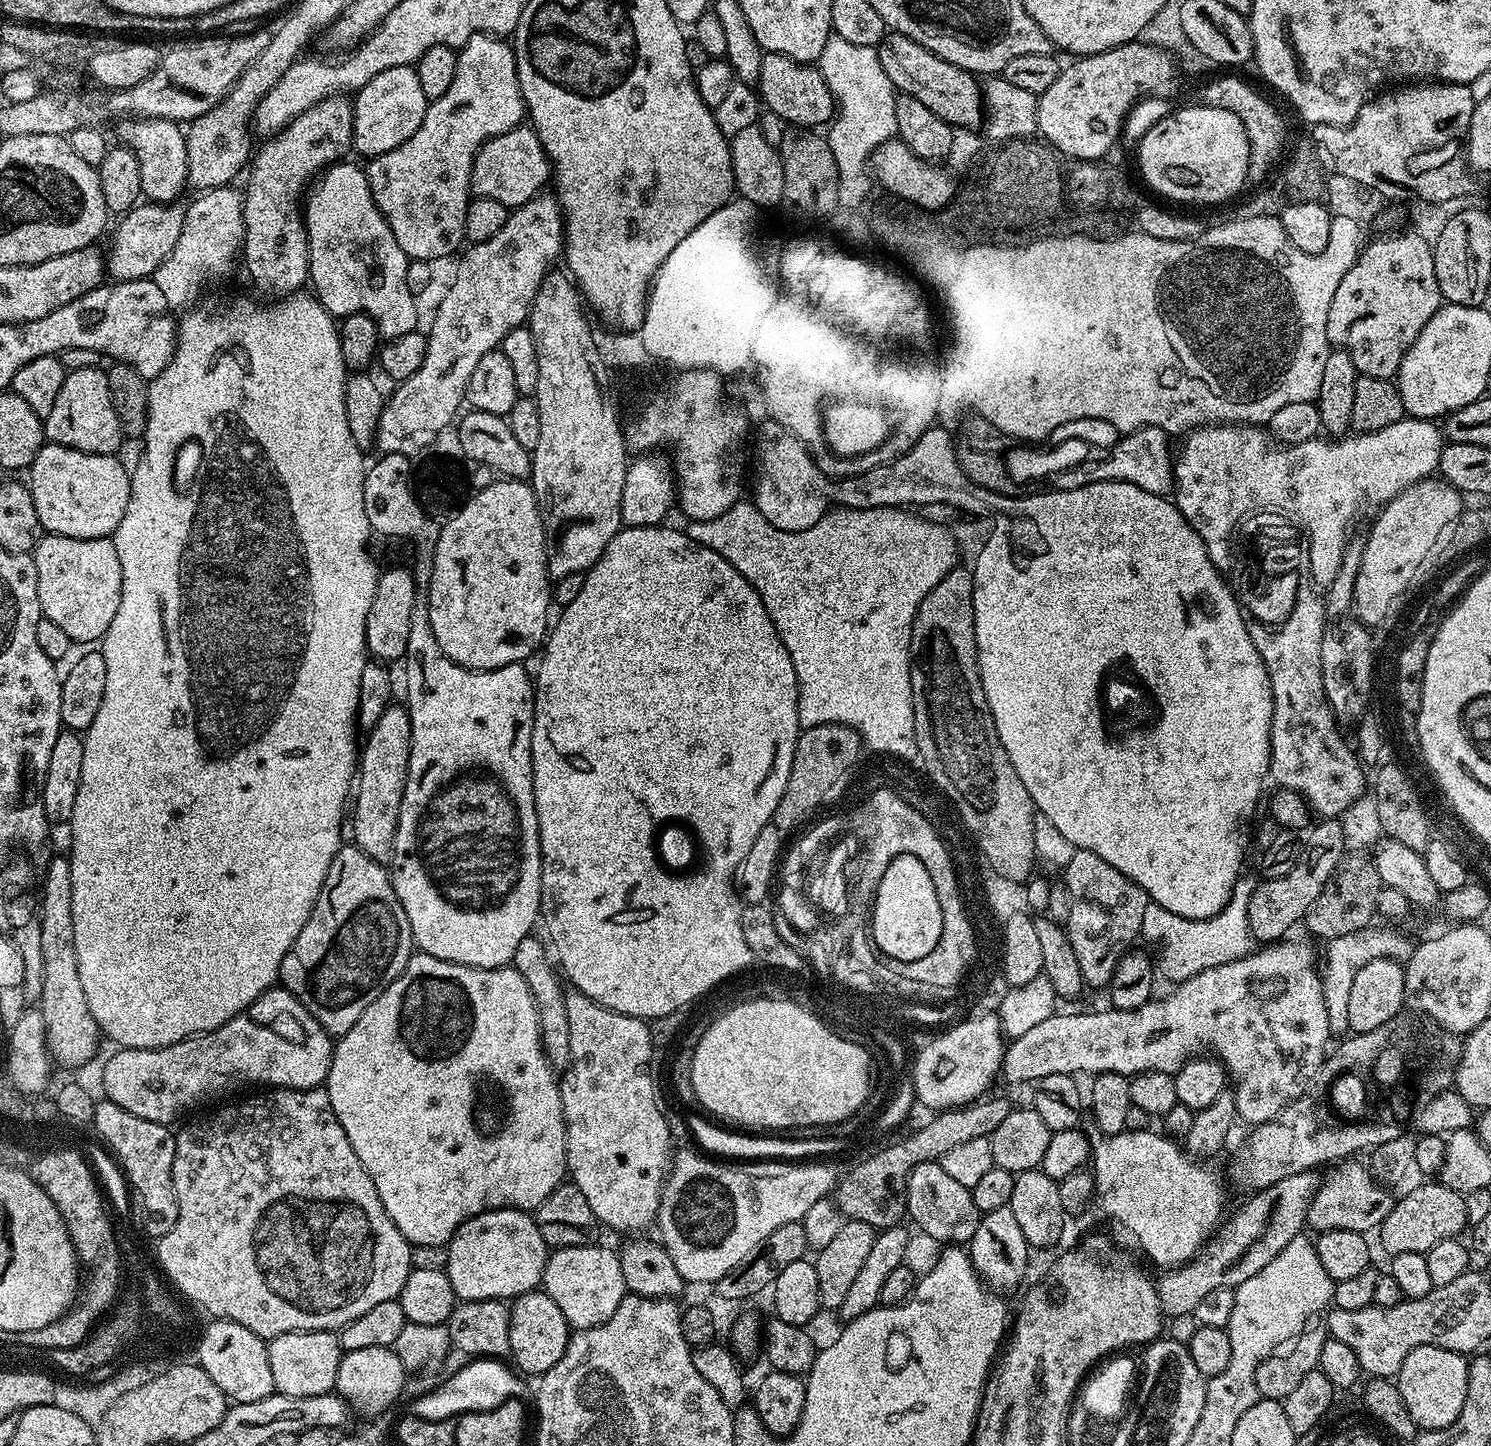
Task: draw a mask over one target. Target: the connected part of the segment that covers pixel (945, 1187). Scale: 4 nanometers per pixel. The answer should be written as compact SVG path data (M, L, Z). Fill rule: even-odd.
M935 1160L924 1161L914 1166L911 1174L908 1176L907 1187L907 1215L911 1218L926 1235L932 1240L941 1240L944 1246L964 1246L971 1241L974 1230L978 1230L978 1222L982 1213L978 1206L974 1206L972 1190L962 1186L957 1179L950 1178L940 1162Z

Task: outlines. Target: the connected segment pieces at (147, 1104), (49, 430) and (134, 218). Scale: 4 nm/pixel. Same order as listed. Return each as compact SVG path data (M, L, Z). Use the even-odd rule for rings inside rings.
M273 986L267 992L263 992L248 1007L247 1012L239 1012L237 1016L230 1018L230 1022L218 1026L213 1032L201 1032L194 1036L187 1036L182 1042L174 1042L165 1048L120 1048L116 1050L116 1053L104 1064L103 1095L118 1106L122 1106L122 1110L130 1110L130 1114L138 1114L138 1118L146 1118L146 1122L158 1122L159 1124L172 1126L175 1125L174 1122L179 1116L186 1115L191 1108L198 1107L203 1100L212 1100L215 1096L220 1096L223 1092L230 1091L231 1088L242 1087L243 1084L260 1083L264 1084L260 1086L271 1086L272 1088L319 1088L328 1079L328 1071L332 1065L333 1047L333 1037L329 1036L328 1031L309 1014L306 1006L302 1006L302 1002L298 1002L298 998L294 994L287 992L282 986Z
M103 367L68 372L62 382L62 390L58 390L58 399L55 400L54 407L50 409L48 416L43 417L43 421L44 439L47 443L61 444L90 454L111 456L119 453L120 440L125 439L125 434L118 422L118 414L114 414L114 402L110 402L110 382L108 373Z
M180 202L171 204L141 203L131 212L123 213L116 224L116 233L106 247L106 272L113 281L146 280L162 266L166 254L174 250L178 234L182 232L185 205Z

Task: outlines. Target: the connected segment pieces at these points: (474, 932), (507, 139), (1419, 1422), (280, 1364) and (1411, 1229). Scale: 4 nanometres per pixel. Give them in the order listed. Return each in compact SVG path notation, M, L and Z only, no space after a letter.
M418 598L414 604L414 614L410 622L410 638L406 642L406 655L402 661L404 667L404 684L408 687L408 700L406 699L406 707L408 717L410 718L410 726L412 727L412 749L410 750L410 766L408 767L408 777L406 778L406 790L402 794L402 806L398 814L398 830L396 831L396 847L392 853L390 861L390 875L392 877L392 885L398 894L398 902L402 902L402 910L406 910L406 918L410 922L410 930L412 931L412 939L415 947L419 949L423 955L433 956L439 960L448 960L452 964L469 964L472 968L502 968L511 965L514 958L514 949L518 946L518 942L522 942L522 938L526 938L533 931L532 928L538 924L540 911L540 835L538 834L538 814L534 806L534 782L532 781L532 727L534 726L534 714L536 713L536 694L534 691L534 680L524 669L523 663L507 664L501 668L495 668L489 672L479 672L473 668L463 668L461 664L456 664L449 656L440 649L438 642L434 638L434 630L430 626L430 618L428 617L427 599Z
M521 126L510 130L506 134L498 134L494 138L490 138L478 150L478 154L474 158L474 166L472 167L472 192L476 196L485 196L486 198L494 198L494 202L502 202L508 205L509 209L520 207L526 201L531 200L533 196L541 191L540 188L550 180L550 165L548 163L548 155L544 152L542 142L538 138L538 134L530 126Z
M1418 1346L1410 1350L1410 1354L1406 1354L1406 1362L1402 1362L1394 1382L1417 1429L1449 1428L1454 1418L1462 1414L1462 1402L1466 1402L1468 1360L1454 1350L1442 1350L1438 1346Z
M335 1331L287 1332L271 1337L267 1346L270 1374L274 1374L274 1386L279 1395L310 1398L314 1394L326 1394L335 1389L338 1362L342 1355L340 1338Z
M1421 1182L1418 1190L1410 1190L1410 1194L1399 1197L1393 1203L1390 1214L1380 1223L1378 1235L1380 1244L1388 1251L1389 1257L1401 1256L1407 1252L1426 1253L1438 1242L1455 1240L1460 1231L1470 1224L1468 1204L1465 1193L1450 1190L1450 1186L1439 1182Z

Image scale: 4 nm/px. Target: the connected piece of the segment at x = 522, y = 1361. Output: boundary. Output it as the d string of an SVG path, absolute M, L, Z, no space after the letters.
M543 1290L523 1292L511 1301L510 1360L525 1377L539 1378L553 1368L566 1354L569 1335L566 1314L558 1310L554 1298L547 1296Z

